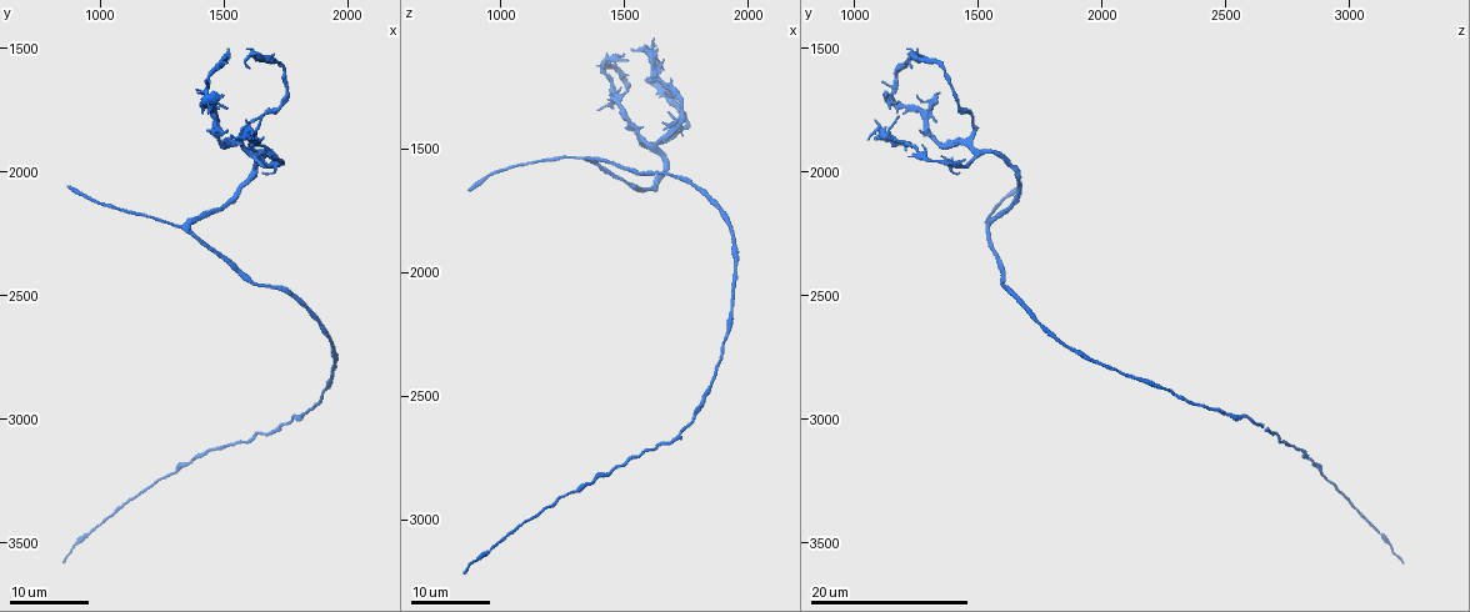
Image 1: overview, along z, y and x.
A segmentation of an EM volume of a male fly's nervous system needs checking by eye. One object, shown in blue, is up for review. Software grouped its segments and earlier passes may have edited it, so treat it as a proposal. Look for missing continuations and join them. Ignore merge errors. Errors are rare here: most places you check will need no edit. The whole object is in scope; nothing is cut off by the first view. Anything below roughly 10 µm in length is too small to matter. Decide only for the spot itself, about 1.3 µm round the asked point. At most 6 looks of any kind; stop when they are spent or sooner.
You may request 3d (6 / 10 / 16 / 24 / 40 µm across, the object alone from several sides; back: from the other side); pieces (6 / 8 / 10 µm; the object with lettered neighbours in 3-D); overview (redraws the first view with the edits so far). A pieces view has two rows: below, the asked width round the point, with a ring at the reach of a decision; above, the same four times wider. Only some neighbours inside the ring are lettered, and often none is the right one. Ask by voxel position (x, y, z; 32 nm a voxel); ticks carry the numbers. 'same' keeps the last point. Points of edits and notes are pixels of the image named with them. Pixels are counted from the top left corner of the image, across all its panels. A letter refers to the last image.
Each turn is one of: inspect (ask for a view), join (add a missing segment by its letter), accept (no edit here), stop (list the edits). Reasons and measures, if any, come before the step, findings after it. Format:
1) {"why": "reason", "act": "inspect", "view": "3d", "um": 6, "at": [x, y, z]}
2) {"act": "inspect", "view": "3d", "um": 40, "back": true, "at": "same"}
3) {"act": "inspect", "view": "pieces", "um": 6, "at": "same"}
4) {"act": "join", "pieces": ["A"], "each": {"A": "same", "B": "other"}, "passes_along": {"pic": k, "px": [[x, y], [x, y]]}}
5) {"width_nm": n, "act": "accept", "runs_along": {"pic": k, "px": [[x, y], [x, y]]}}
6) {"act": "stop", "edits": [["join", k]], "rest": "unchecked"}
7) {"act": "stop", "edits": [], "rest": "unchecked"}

{"why": "an open end", "act": "inspect", "view": "3d", "um": 24, "at": [1500, 1680, 1120]}

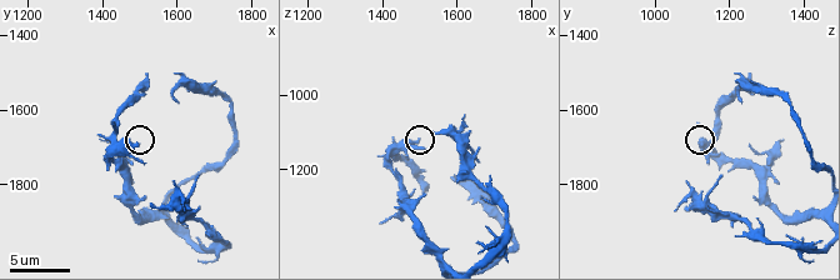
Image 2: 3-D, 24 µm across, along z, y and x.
{"why": "see the neighbours", "act": "inspect", "view": "pieces", "um": 6, "at": [1490, 1690, 1120]}

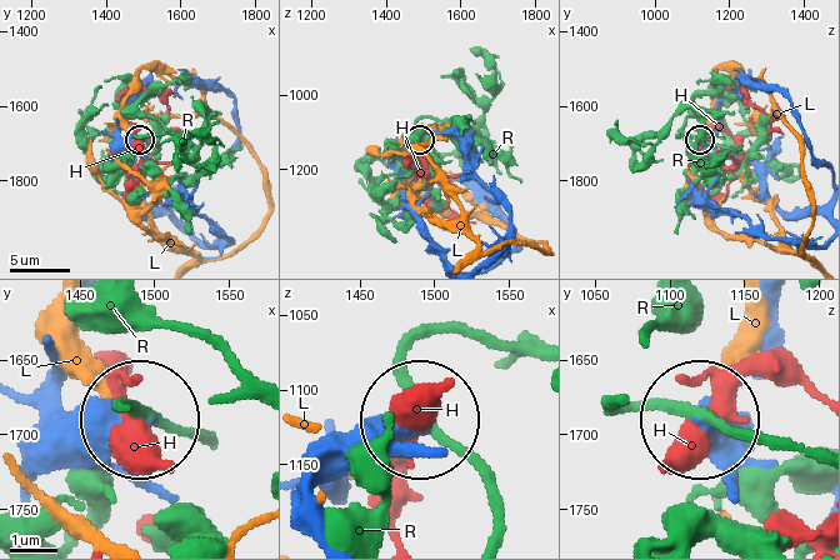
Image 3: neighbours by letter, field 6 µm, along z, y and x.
{"act": "accept", "each": {"H": "other", "L": "other", "R": "other"}, "found": "no lettered segment goes on from it"}

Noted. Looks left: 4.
{"why": "free end", "act": "inspect", "view": "pieces", "um": 8, "at": [1520, 1500, 1250]}

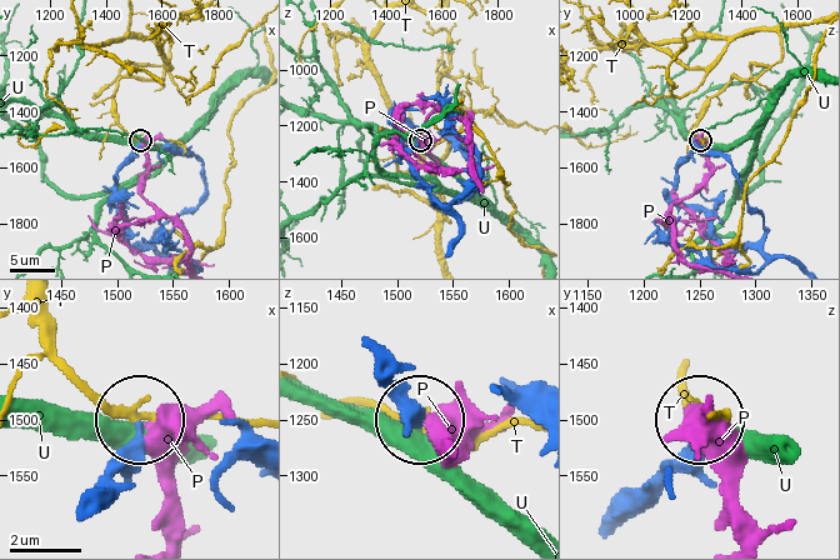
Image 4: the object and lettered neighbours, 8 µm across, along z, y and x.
{"act": "accept", "each": {"P": "other", "T": "other", "U": "other"}, "runs_along": {"pic": 4, "px": [[79, 509], [141, 423]]}, "found": "no lettered segment goes on from it"}

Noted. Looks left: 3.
{"why": "long arm stops here", "act": "inspect", "view": "3d", "um": 16, "at": [880, 2050, 1670]}

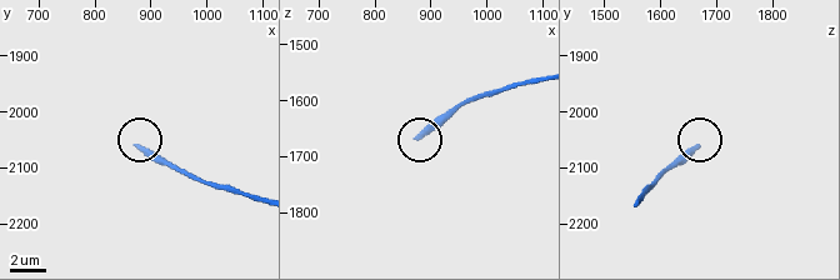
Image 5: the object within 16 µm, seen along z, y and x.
{"act": "inspect", "view": "pieces", "um": 8, "at": [880, 2060, 1665]}

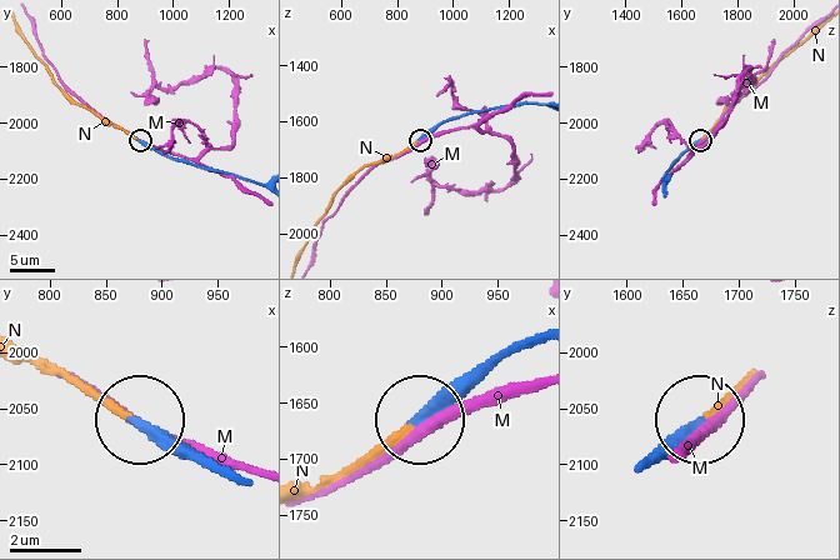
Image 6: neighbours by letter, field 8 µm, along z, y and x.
{"width_nm": 230, "act": "join", "pieces": ["N"], "each": {"M": "other", "N": "same"}, "passes_along": {"pic": 6, "px": [[509, 356], [305, 488]]}, "found": "the neuron continues"}

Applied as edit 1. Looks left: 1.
{"act": "stop", "edits": [["join", 6]], "rest": "unchecked"}

